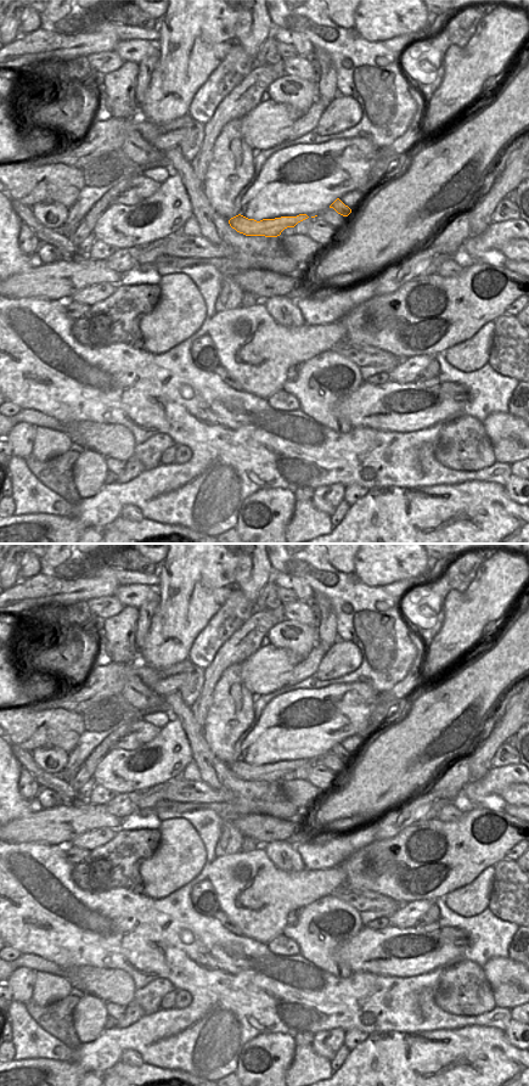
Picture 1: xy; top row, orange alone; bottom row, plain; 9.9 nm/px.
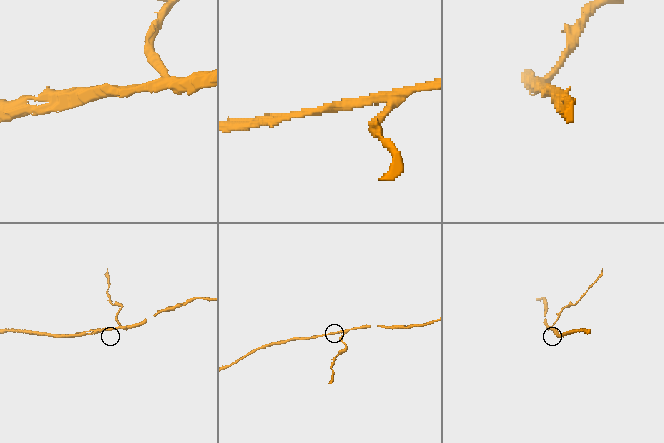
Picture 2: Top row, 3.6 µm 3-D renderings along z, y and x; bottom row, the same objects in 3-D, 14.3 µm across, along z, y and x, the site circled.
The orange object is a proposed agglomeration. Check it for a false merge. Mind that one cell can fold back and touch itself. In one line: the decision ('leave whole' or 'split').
split

